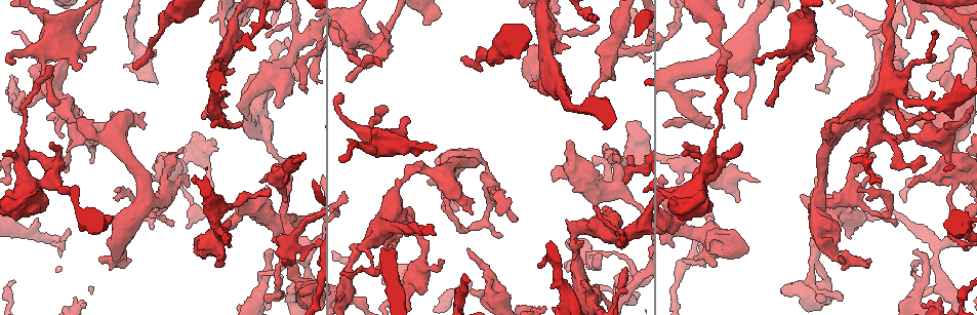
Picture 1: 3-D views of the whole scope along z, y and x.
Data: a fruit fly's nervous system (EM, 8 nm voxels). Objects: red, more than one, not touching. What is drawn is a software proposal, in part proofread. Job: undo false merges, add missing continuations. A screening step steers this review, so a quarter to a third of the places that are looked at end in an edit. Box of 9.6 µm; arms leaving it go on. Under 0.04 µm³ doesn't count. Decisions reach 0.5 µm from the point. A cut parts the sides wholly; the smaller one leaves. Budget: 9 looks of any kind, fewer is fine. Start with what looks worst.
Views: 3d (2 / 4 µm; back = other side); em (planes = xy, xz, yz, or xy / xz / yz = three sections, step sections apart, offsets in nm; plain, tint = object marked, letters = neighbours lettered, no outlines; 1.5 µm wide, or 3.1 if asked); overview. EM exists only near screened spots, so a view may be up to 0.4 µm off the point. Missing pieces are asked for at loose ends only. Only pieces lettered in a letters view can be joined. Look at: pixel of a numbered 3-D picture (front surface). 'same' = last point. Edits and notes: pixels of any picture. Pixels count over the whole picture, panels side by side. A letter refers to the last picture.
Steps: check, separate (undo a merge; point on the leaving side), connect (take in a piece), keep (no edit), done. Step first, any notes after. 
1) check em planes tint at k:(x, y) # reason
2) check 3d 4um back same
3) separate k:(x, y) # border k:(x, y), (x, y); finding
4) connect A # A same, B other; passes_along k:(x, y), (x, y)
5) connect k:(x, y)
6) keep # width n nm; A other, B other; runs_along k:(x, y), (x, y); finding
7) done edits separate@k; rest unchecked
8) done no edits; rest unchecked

check 3d 4um at 1:(38, 185) # sharp bend

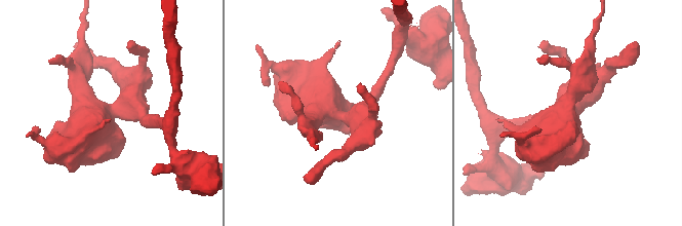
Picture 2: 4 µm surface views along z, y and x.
check em planes plain at 2:(112, 109) # now the EM

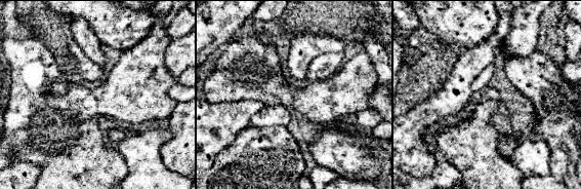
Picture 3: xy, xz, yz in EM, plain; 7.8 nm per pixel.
check em planes letters same

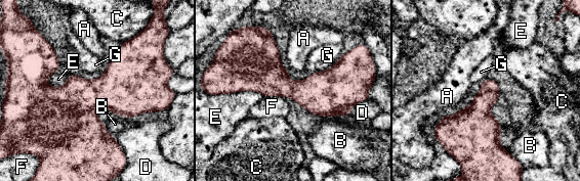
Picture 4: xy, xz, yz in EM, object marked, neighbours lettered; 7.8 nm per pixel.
keep # A other, B other, C other, D other, E other, F other, G other; border 4:(341, 55), (329, 68), (309, 75); one neuron here

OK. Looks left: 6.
check 3d 4um at 1:(217, 265) # an open end

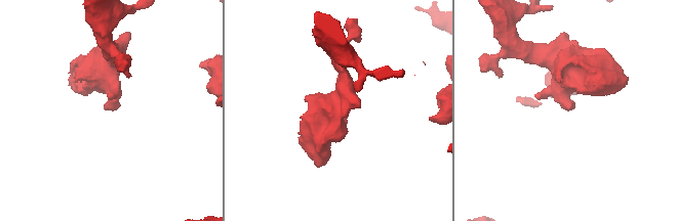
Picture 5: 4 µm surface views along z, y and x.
check em xy step 4 letters at 5:(572, 108)

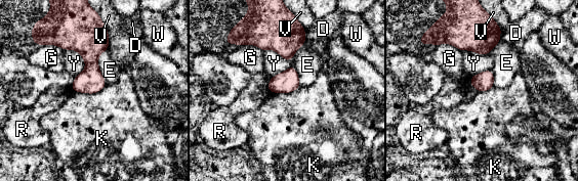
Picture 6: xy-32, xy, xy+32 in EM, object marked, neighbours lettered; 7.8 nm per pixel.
keep # D other, E other, G other, K other, R other, V other, W other, Y other; border 6:(107, 85), (93, 93), (71, 90); no lettered piece goes on from it

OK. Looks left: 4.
check 3d 2um at 1:(476, 156) # sudden change in width

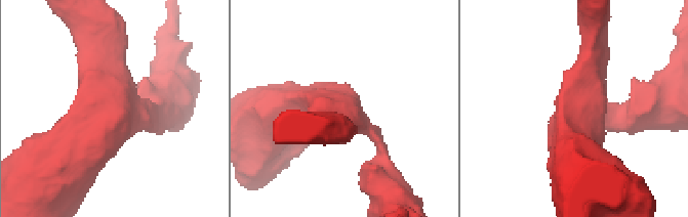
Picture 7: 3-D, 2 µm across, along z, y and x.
check em planes plain at 7:(578, 108)

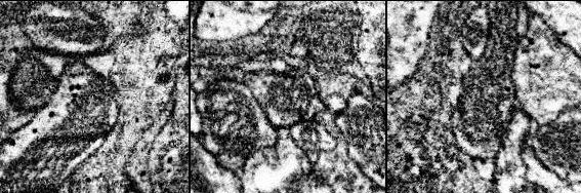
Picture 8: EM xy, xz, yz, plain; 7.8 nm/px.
check em planes letters same # what lies round it

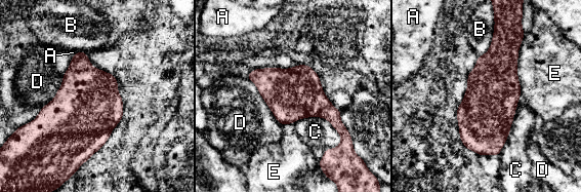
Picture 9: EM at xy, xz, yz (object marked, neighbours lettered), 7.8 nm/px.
keep # A other, B other, C other, D other, E other; border 9:(293, 122), (324, 117), (341, 142); continuous, no second neuron

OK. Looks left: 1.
check em 3.1um planes letters at 1:(566, 269) # free end

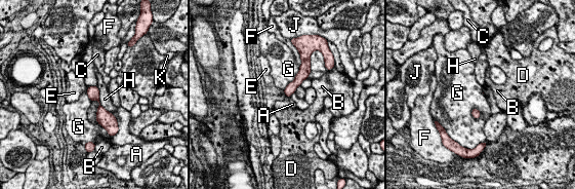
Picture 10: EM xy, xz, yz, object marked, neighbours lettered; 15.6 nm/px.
keep # A other, B other, C other, D other, E other, F other, G other, H other, J other, K other; runs_along 10:(304, 70), (299, 79), (287, 92); none of them fits

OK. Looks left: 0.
done no edits; rest unchecked

